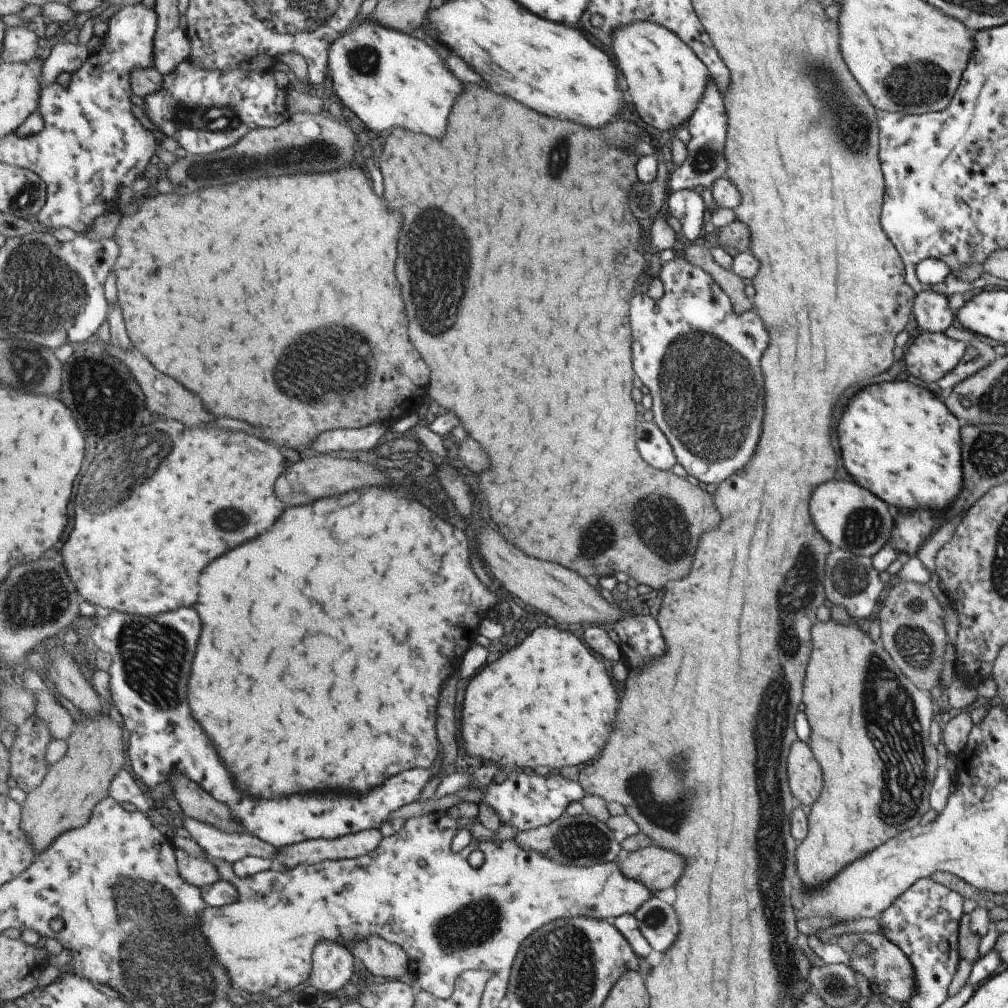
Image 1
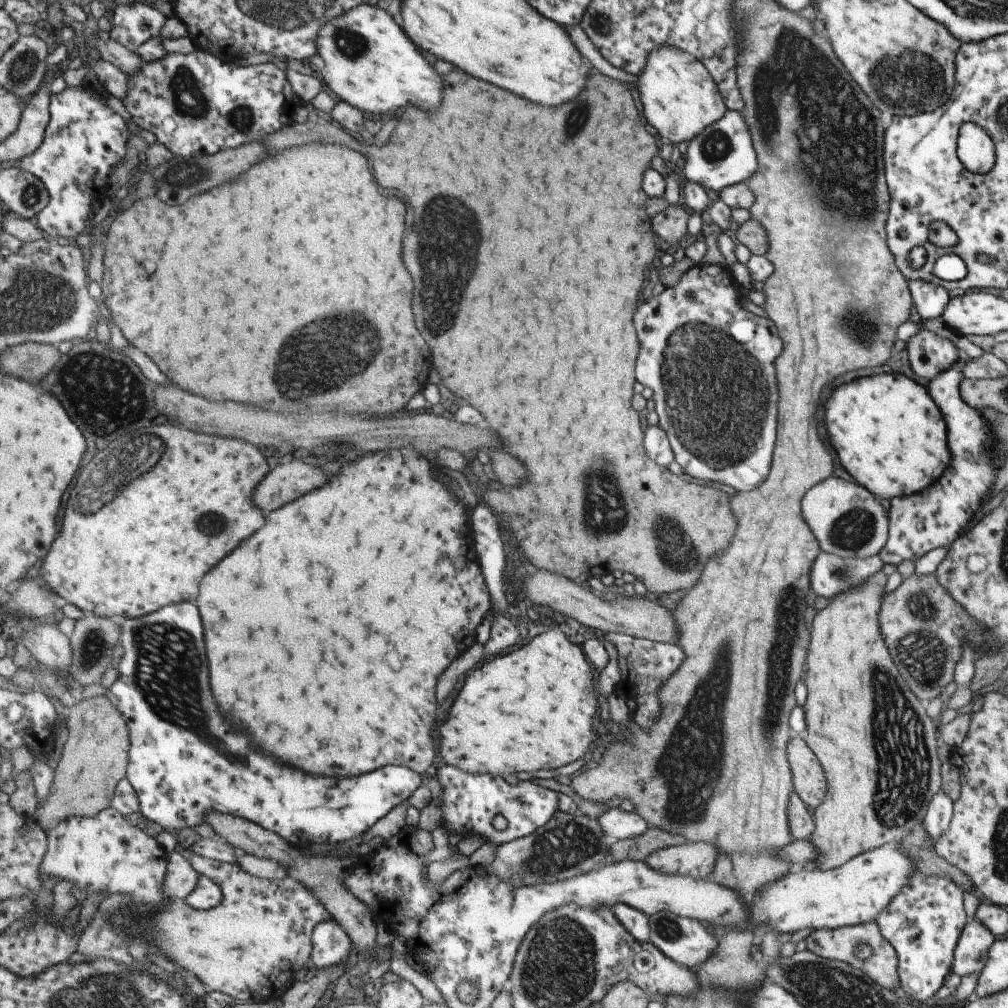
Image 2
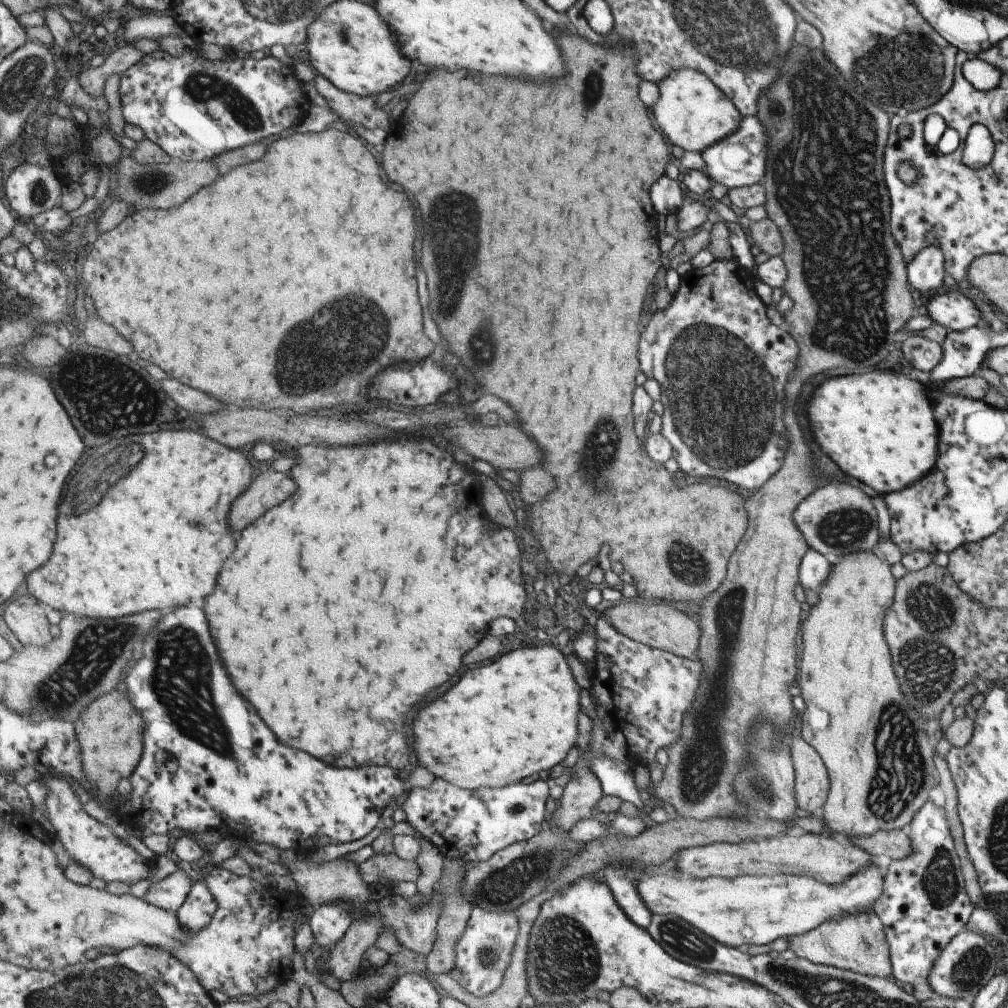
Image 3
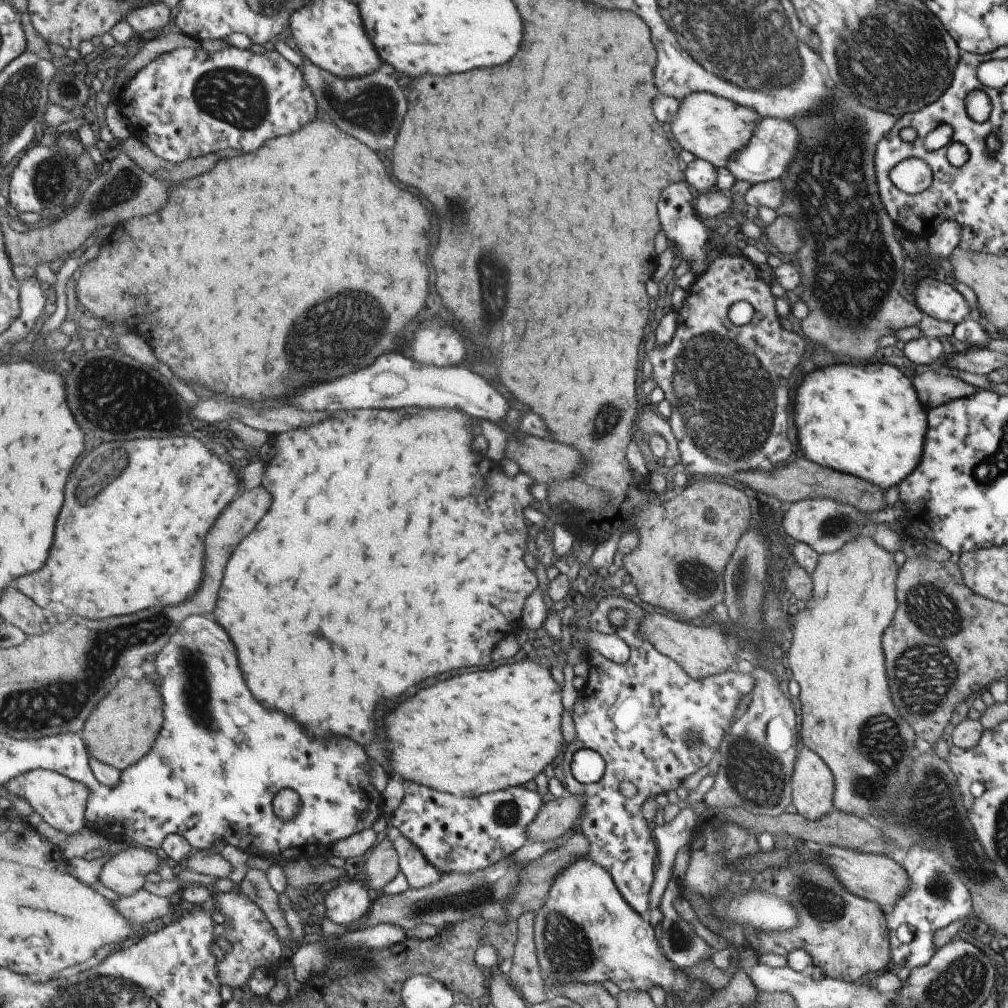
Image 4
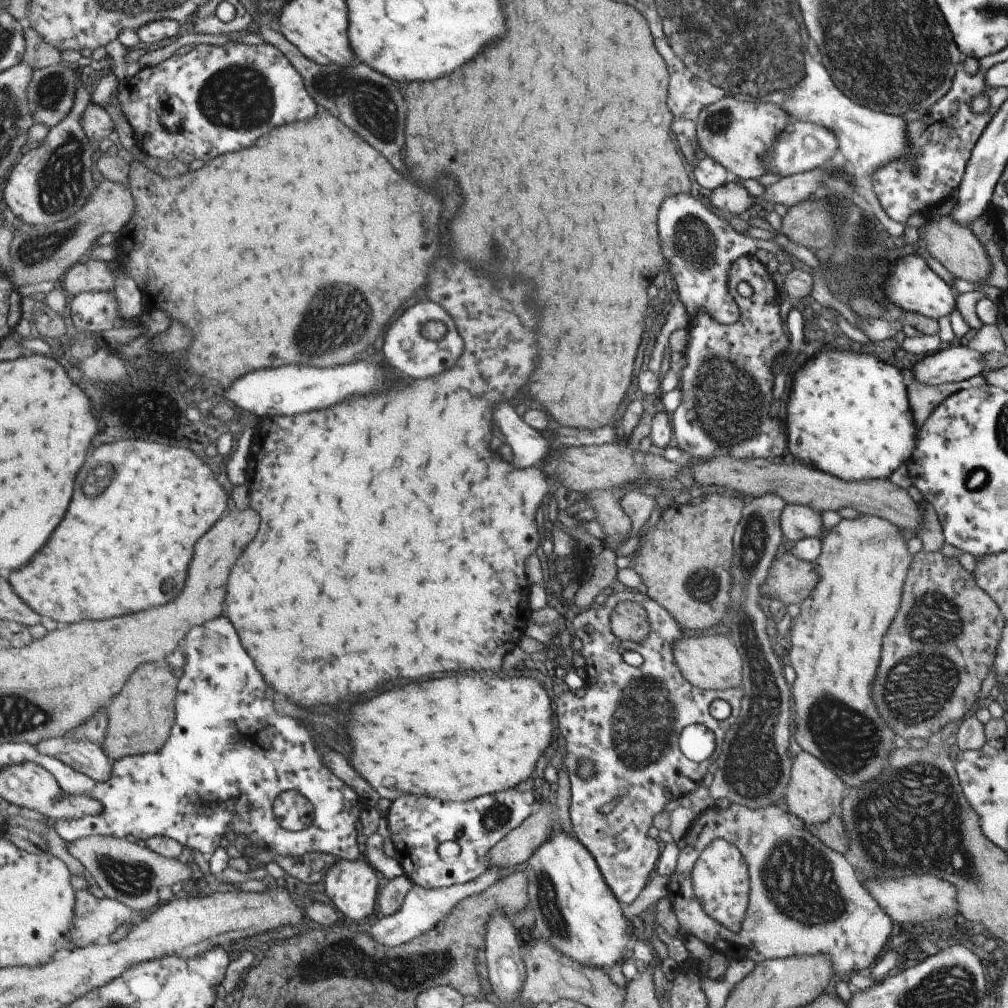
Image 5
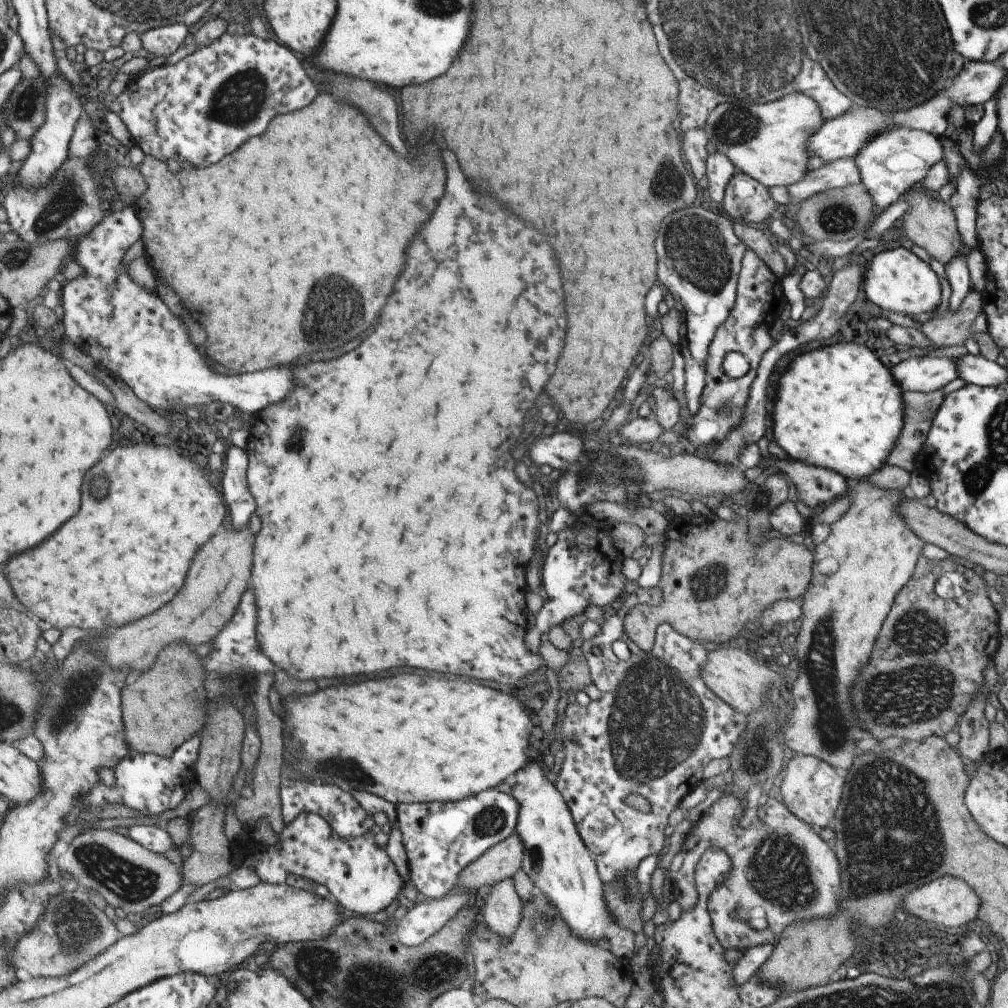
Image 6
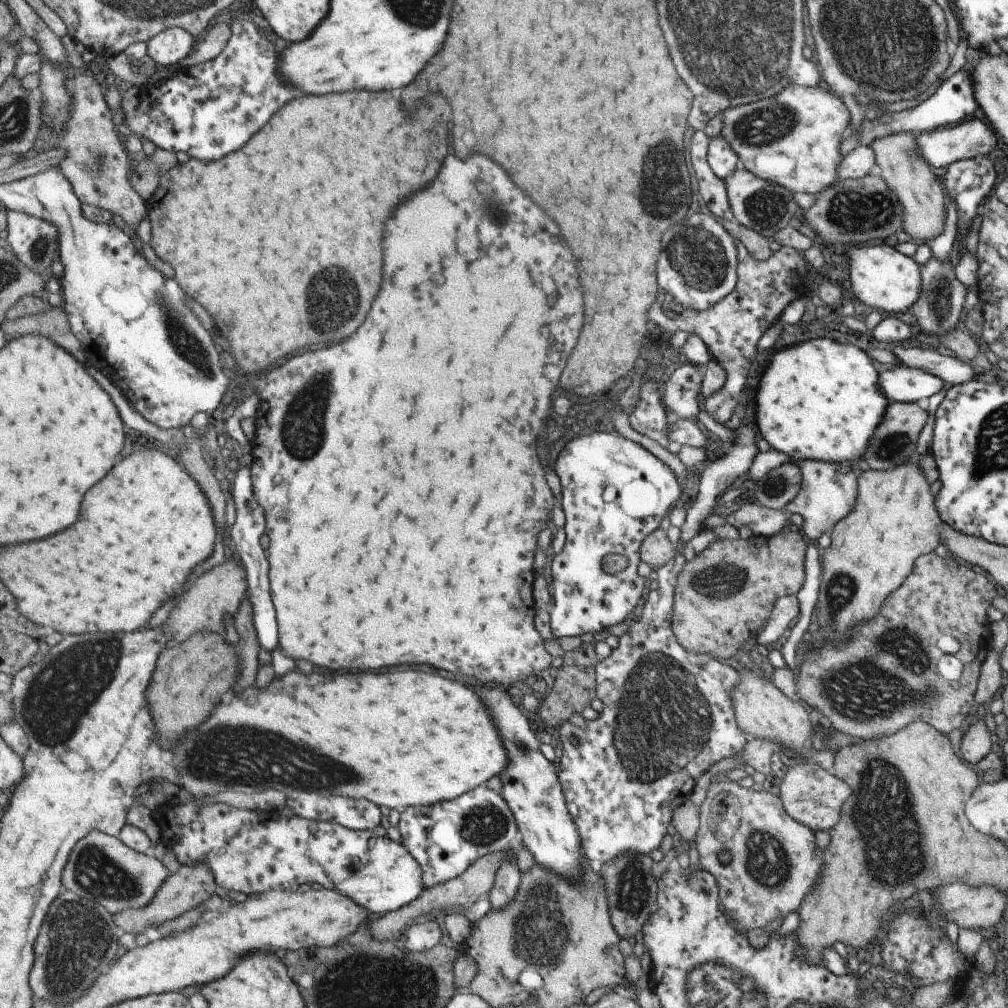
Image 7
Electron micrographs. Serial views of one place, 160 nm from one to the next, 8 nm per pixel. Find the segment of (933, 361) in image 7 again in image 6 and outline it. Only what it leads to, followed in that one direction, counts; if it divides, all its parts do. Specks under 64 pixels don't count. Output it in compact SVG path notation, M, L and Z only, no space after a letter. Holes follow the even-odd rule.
M969 353L957 357L954 360L957 378L965 383L971 383L980 387L995 386L999 383L1007 383L1007 370L1001 361L987 360L981 355Z

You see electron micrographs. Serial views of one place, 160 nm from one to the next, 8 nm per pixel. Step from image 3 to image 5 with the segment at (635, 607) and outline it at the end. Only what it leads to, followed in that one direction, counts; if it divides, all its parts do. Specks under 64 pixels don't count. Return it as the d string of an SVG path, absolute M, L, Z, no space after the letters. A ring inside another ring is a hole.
M687 636L674 643L674 660L680 672L697 688L724 691L739 689L742 692L742 665L740 652L724 636Z

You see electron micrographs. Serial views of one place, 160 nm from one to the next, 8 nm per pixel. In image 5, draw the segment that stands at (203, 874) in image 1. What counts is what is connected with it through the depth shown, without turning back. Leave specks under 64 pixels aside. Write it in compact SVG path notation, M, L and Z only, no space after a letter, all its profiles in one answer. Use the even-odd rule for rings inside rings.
M87 889L76 891L76 915L68 939L77 948L87 947L101 936L111 936L121 924L135 925L147 913L132 909L115 899L95 898Z

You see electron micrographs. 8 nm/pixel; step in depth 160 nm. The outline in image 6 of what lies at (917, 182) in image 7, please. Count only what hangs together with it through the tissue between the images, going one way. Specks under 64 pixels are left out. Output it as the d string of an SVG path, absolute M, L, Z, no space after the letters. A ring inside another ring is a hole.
M919 183L909 187L900 197L909 204L907 212L900 216L900 221L905 243L922 247L931 258L944 266L949 259L956 257L959 253L967 256L971 251L967 251L962 246L954 225L954 214L951 207L936 199L936 196L936 193L929 192L927 189L921 190L921 184Z

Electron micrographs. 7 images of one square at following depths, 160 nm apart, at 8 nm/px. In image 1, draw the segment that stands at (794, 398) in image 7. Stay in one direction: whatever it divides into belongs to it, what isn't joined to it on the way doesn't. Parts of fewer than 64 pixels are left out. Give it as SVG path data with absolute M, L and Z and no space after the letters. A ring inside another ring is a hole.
M887 379L887 382L881 384L871 384L863 390L859 390L855 396L851 396L841 412L839 424L837 424L837 442L839 442L839 452L841 460L845 466L846 472L849 472L852 480L861 485L865 490L872 492L877 498L880 498L886 504L895 506L897 510L903 509L929 509L935 512L941 512L949 508L949 504L955 500L958 492L961 490L962 472L961 472L961 455L960 455L960 427L957 426L957 419L949 412L949 409L942 401L935 397L933 393L926 388L912 384L906 380Z

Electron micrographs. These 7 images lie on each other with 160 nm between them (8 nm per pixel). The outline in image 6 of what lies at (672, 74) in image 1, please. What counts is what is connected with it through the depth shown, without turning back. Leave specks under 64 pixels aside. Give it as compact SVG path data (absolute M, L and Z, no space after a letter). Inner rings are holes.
M795 90L774 101L718 104L709 114L703 129L707 140L729 159L737 171L766 187L788 187L807 174L808 140L824 122L815 100L805 92Z

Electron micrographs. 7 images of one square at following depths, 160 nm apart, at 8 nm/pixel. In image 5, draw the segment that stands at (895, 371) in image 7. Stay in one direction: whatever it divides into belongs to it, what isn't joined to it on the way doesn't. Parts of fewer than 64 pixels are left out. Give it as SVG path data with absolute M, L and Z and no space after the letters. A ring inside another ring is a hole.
M954 343L943 345L937 352L924 356L911 368L912 377L926 385L958 383L981 374L985 369L982 354Z

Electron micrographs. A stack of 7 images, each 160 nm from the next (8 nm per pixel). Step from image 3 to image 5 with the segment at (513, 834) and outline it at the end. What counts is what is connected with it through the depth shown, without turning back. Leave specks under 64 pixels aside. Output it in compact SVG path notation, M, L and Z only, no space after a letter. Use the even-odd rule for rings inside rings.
M514 788L497 794L484 795L465 803L446 802L429 796L402 795L392 802L387 810L390 837L395 843L396 858L403 865L407 876L415 885L426 889L451 887L459 883L470 883L479 878L488 868L488 852L500 843L512 830L521 827L538 807L532 792L519 792ZM453 840L459 844L461 852L457 859L441 858L439 846Z

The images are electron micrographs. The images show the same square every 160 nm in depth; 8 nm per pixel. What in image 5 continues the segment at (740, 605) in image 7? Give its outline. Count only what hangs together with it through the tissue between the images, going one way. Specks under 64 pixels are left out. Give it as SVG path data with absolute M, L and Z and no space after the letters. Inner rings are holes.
M725 494L703 497L700 504L673 504L661 512L653 536L633 566L635 571L657 570L657 604L687 630L717 624L730 608L732 536L744 505L741 499ZM790 548L771 561L760 584L760 594L764 603L775 599L784 606L800 605L809 596L817 579L812 563L797 558ZM624 601L613 610L610 628L618 638L642 643L651 636L652 622L640 602Z

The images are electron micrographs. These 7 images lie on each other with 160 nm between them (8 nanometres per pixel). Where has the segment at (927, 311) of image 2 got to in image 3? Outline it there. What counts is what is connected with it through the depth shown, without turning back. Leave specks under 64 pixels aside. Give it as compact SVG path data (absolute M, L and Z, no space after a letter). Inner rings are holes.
M937 245L922 248L906 264L908 283L921 293L923 299L944 289L944 274L944 256Z

